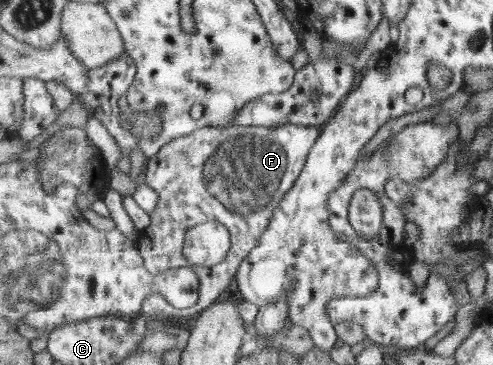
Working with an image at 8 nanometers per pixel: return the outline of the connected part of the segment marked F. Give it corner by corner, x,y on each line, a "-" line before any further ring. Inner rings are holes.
283,124
277,127
205,127
189,136
171,141
163,146
153,158
147,159
141,181
159,193
158,207
151,213
151,225
144,231
150,240
143,240
145,248
145,264
149,272
157,275
166,273
170,269
191,267
199,277
200,296
198,304
189,309
178,309
160,294
149,296
143,304
142,315
146,318
165,320
170,317
198,316
218,303
221,294
229,288
231,280
237,276
239,267
250,253
259,245
263,234
268,230
274,212
278,210
283,197
295,186
297,179
306,167
311,149
321,134
320,127
303,126
301,124
-
216,221
227,227
232,237
232,248
225,261
215,267
196,267
185,257
187,232
202,223

